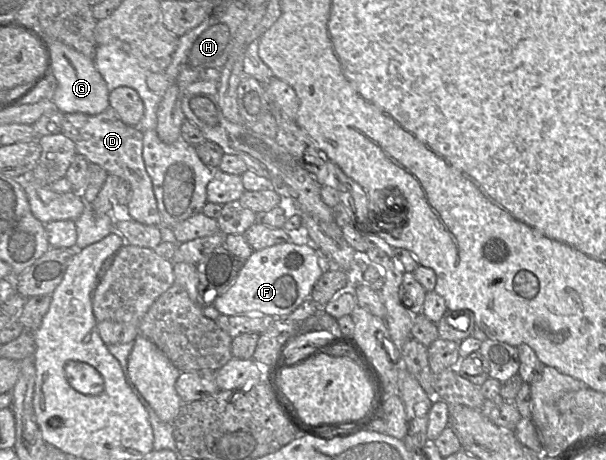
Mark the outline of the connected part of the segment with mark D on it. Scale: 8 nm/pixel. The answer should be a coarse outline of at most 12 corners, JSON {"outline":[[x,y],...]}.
{"outline":[[109,107],[65,114],[78,154],[129,184],[126,216],[161,226],[143,133]]}

